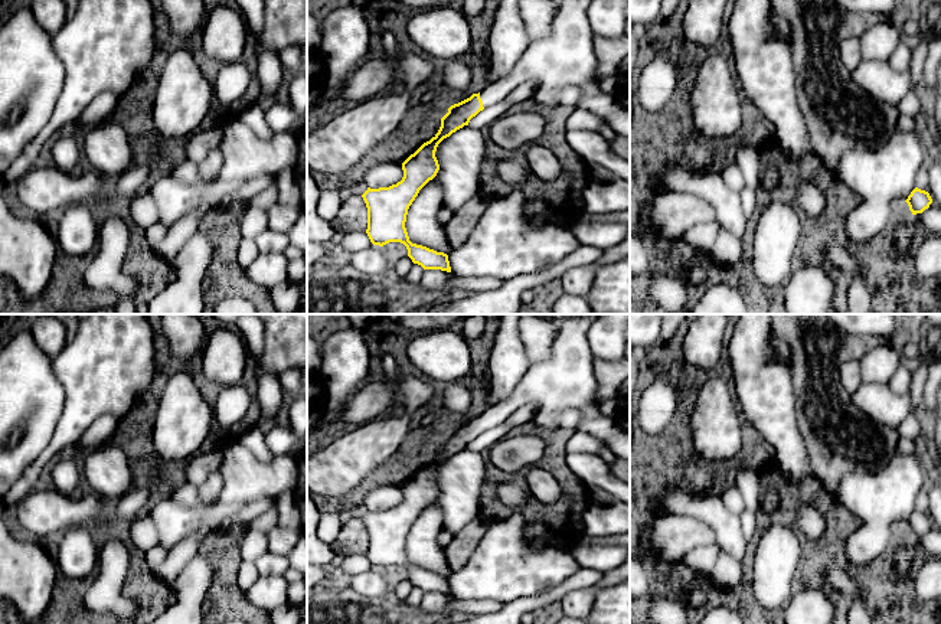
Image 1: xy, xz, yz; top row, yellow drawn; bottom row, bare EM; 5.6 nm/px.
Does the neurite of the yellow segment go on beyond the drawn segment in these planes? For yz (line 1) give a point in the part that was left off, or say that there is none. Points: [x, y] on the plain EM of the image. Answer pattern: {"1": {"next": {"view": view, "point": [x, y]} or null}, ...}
{"1": {"next": null}}

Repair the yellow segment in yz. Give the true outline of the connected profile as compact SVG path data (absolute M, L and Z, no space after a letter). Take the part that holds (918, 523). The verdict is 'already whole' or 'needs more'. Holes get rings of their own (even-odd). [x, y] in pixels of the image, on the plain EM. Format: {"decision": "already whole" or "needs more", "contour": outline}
{"decision": "already whole", "contour": "M915 510L905 525L908 526L912 538L917 538L928 532L932 526L932 522L928 514Z"}

